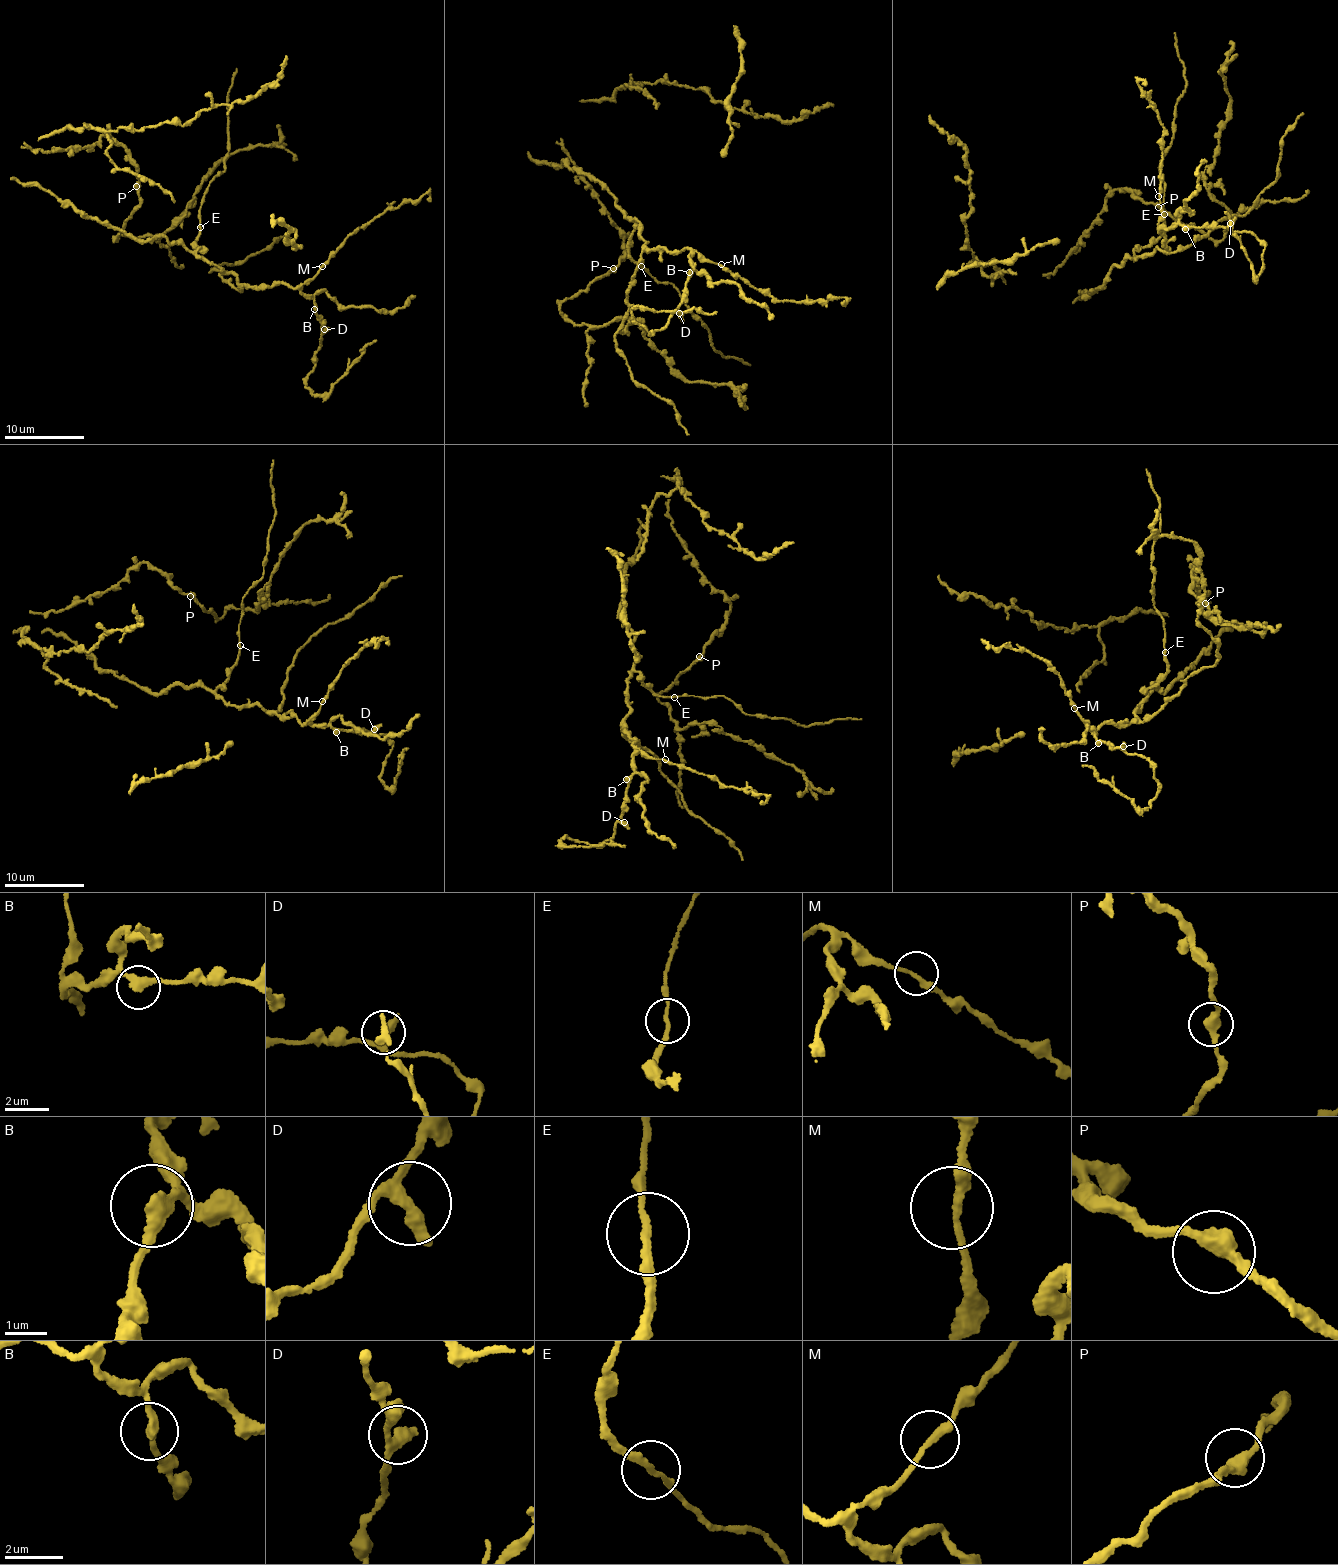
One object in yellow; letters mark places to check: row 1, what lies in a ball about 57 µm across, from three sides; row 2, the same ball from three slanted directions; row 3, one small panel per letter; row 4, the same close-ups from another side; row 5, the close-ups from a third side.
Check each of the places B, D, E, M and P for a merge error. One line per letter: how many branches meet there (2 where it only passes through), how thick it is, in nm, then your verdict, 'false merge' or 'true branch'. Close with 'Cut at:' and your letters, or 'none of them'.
B: 2 | 320 nm | true branch
D: 2 | 340 nm | true branch
E: 2 | 180 nm | false merge
M: 2 | 220 nm | true branch
P: 2 | 360 nm | true branch
Cut at: E

